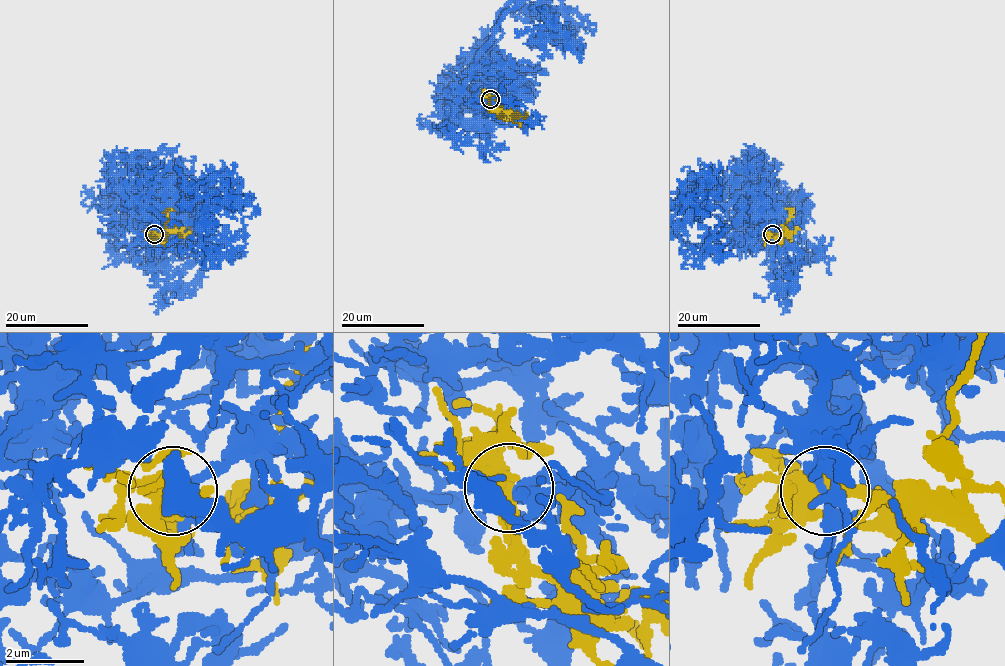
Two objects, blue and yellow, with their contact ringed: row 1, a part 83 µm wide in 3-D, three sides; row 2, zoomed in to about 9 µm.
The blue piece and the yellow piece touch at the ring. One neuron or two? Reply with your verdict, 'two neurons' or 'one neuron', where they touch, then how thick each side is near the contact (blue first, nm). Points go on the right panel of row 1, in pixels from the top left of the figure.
one neuron; place (772, 234); calibres 240 and 380 nm

